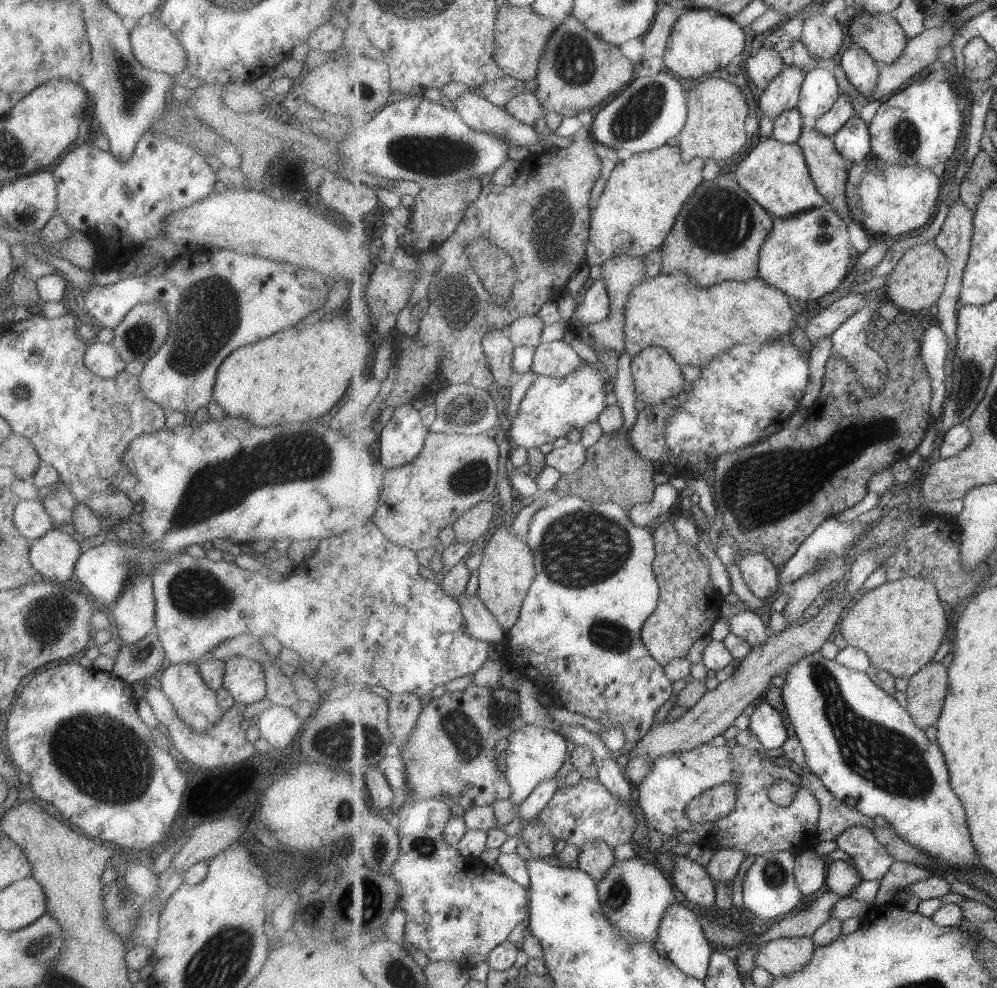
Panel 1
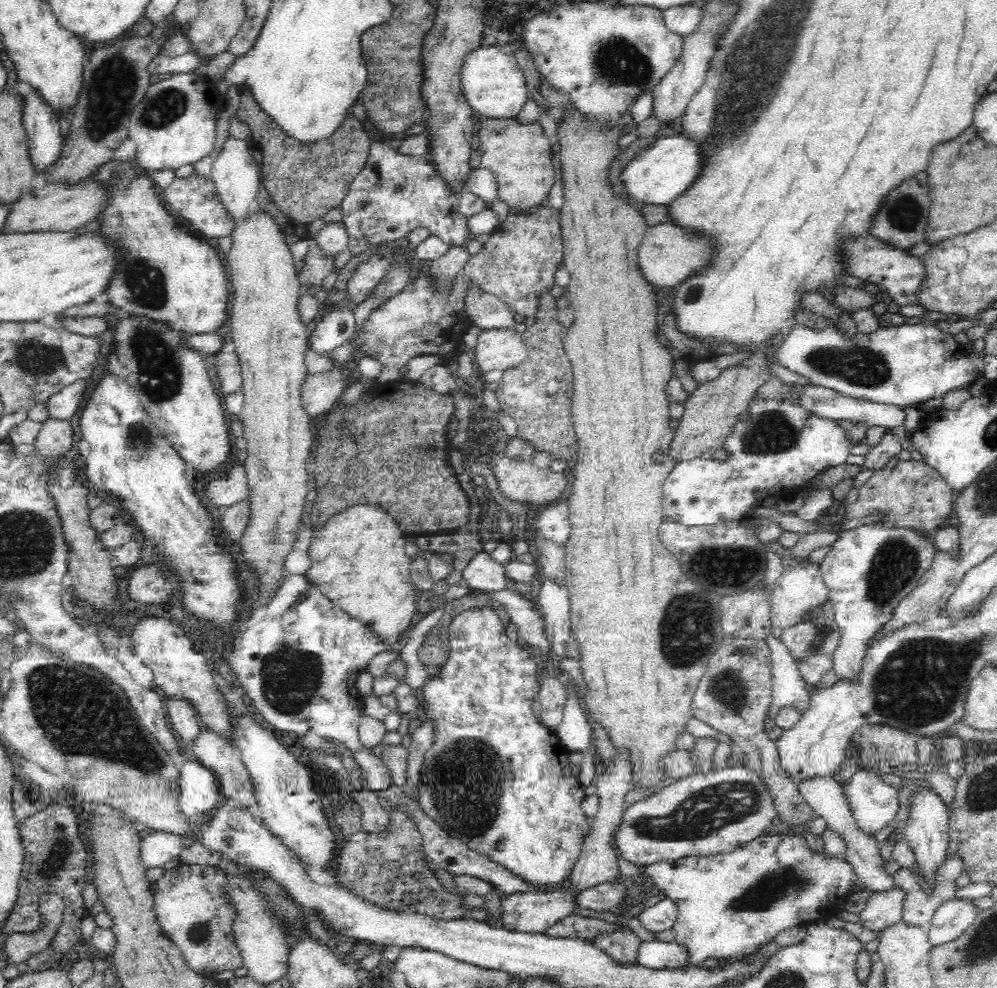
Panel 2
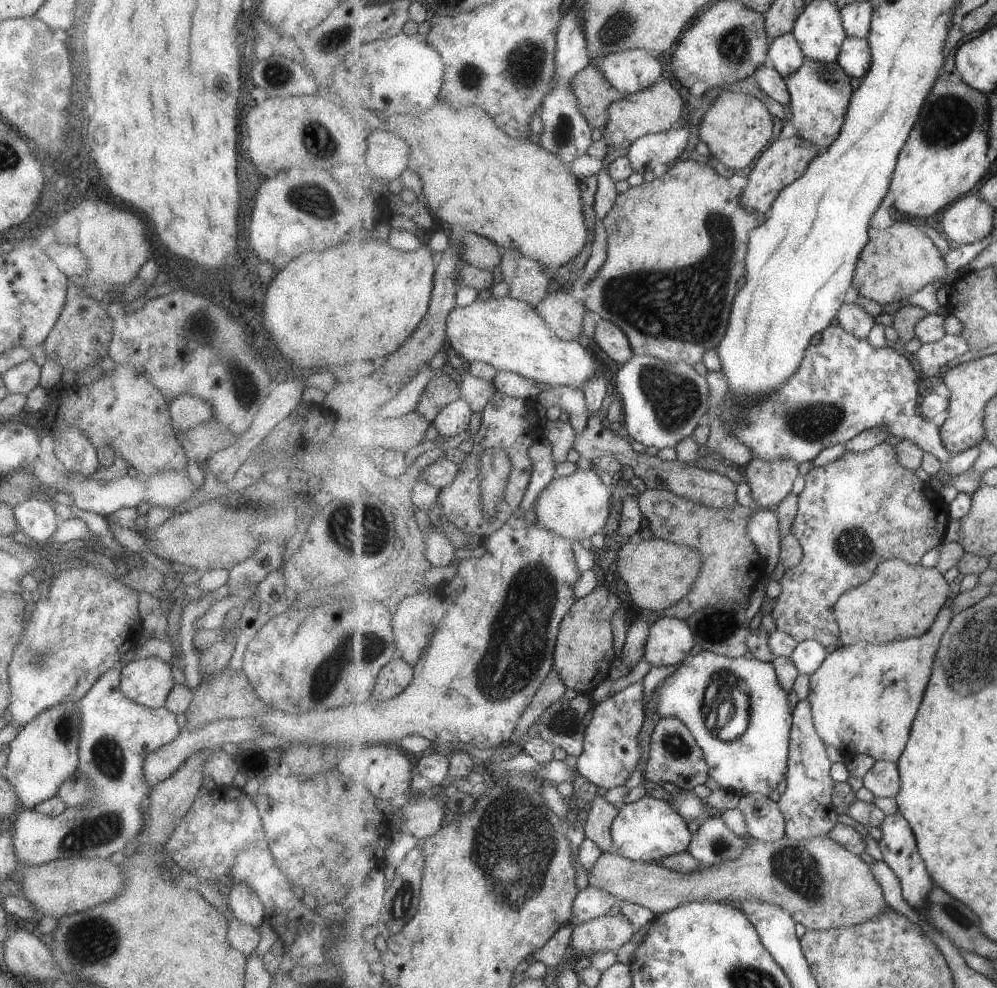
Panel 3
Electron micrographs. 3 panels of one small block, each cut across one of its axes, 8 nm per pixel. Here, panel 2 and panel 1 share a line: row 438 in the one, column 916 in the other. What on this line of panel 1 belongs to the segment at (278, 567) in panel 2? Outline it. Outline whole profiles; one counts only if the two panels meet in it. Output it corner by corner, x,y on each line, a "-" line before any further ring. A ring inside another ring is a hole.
920,243
907,249
898,260
891,274
887,276
887,294
891,301
905,311
919,315
921,310
931,308
937,304
944,294
948,283
950,262
948,256
933,243

